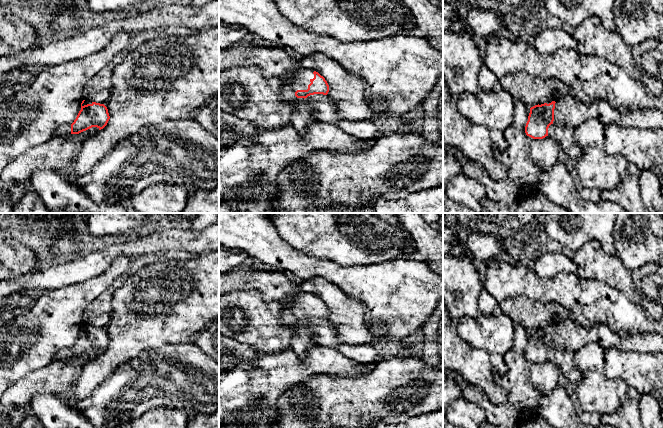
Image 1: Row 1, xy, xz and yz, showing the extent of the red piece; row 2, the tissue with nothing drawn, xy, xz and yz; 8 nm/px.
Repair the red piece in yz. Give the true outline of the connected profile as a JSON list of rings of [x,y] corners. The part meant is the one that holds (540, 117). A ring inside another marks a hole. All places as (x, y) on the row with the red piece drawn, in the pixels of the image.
[[[566,95],[531,107],[525,133],[533,139],[543,139],[548,136],[551,124],[576,129],[591,118],[598,119],[605,126],[616,123],[626,128],[663,128],[663,111],[658,109],[621,112],[606,100],[598,99],[587,105],[571,95]]]

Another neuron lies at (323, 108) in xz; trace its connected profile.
[[[314,94],[305,99],[312,105],[313,117],[321,123],[332,124],[360,140],[369,140],[382,135],[375,124],[369,120],[351,121],[340,118],[335,102],[327,95]]]

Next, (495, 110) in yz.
[[[479,90],[477,93],[463,92],[457,97],[457,109],[459,113],[466,117],[469,121],[484,125],[489,133],[490,139],[496,151],[502,151],[507,147],[507,141],[504,133],[506,129],[513,123],[515,100],[512,95],[506,91],[500,92]]]

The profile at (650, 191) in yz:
[[[650,170],[640,171],[639,194],[650,213],[663,213],[661,184],[657,176]]]

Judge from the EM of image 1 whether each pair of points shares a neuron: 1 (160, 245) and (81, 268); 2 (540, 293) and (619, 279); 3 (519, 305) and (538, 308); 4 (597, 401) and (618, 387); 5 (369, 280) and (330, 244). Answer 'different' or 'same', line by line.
1: same
2: different
3: same
4: same
5: different

